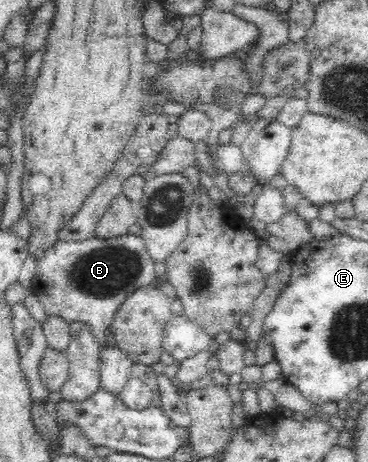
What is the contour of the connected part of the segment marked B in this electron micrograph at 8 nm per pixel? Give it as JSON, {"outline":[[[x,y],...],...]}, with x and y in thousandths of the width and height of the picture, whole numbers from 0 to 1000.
{"outline":[[[337,506],[288,517],[255,509],[223,522],[158,522],[101,565],[98,600],[76,628],[122,669],[125,682],[158,682],[185,699],[215,695],[234,701],[277,751],[288,745],[291,712],[307,697],[313,673],[340,647],[375,623],[424,615],[418,574],[418,558],[383,509]]]}

